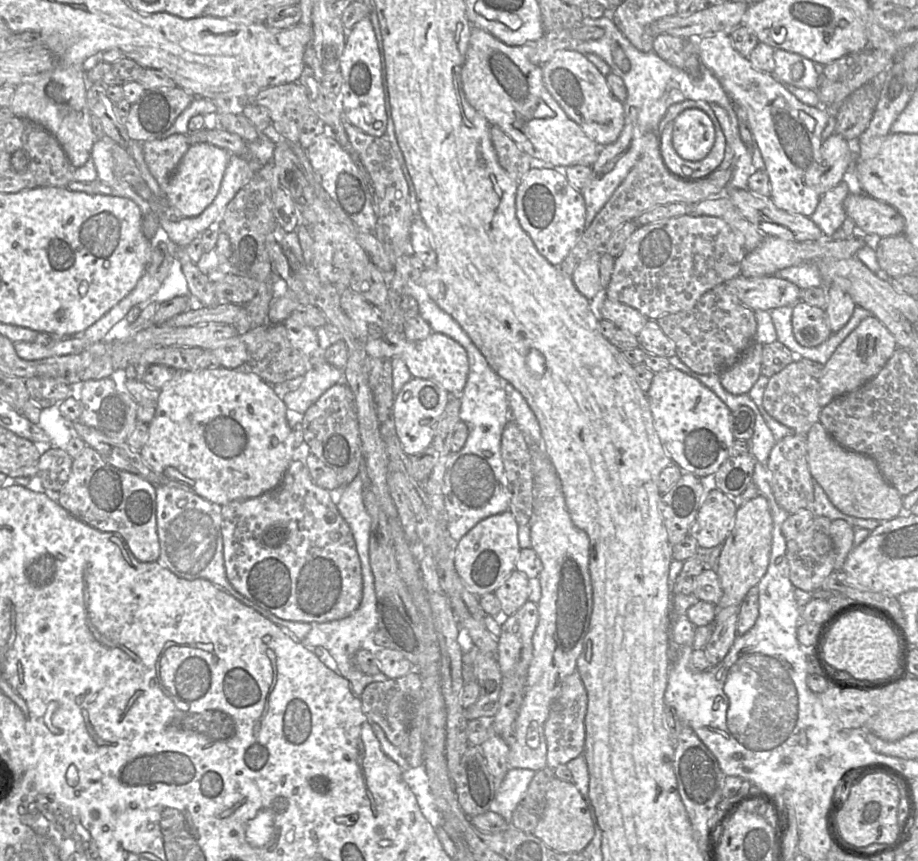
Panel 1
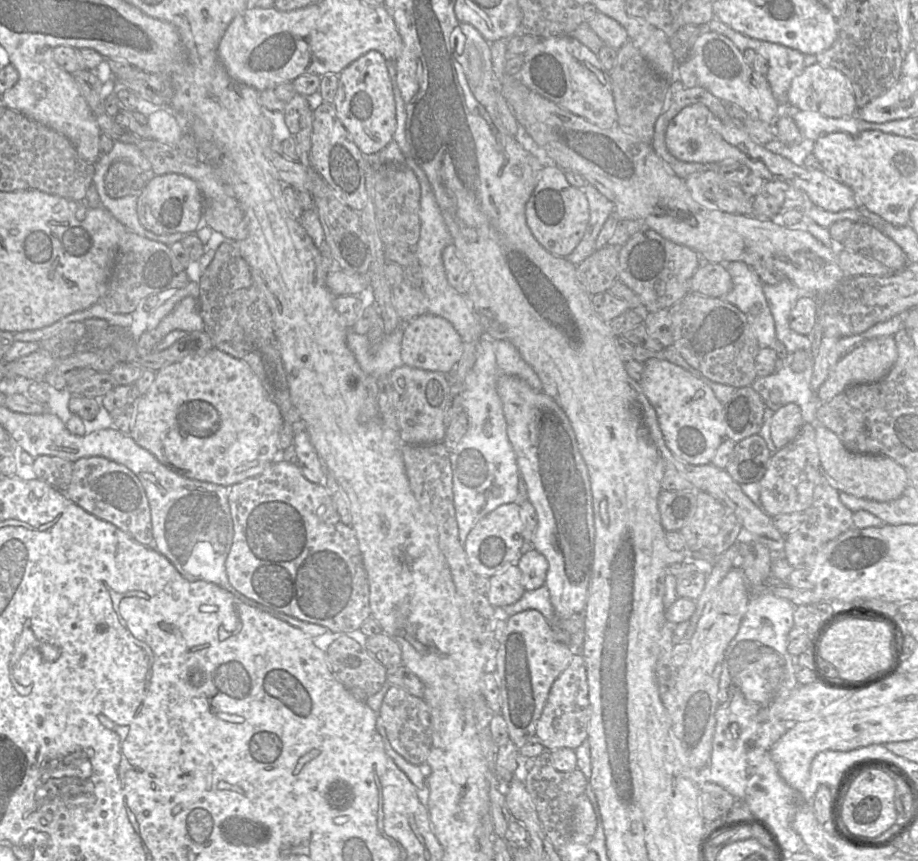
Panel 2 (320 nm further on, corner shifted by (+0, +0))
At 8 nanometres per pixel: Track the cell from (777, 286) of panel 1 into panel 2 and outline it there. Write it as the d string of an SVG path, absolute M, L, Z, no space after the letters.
M702 262L690 282L690 292L711 298L723 298L733 288L733 281L721 264Z

